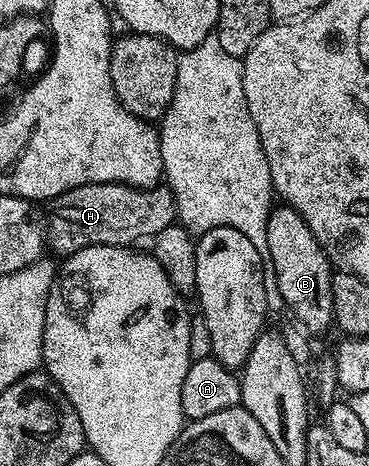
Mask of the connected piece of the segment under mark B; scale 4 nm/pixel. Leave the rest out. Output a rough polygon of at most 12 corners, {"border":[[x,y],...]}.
{"border":[[267,220],[268,261],[300,329],[334,325],[335,270],[307,220]]}

